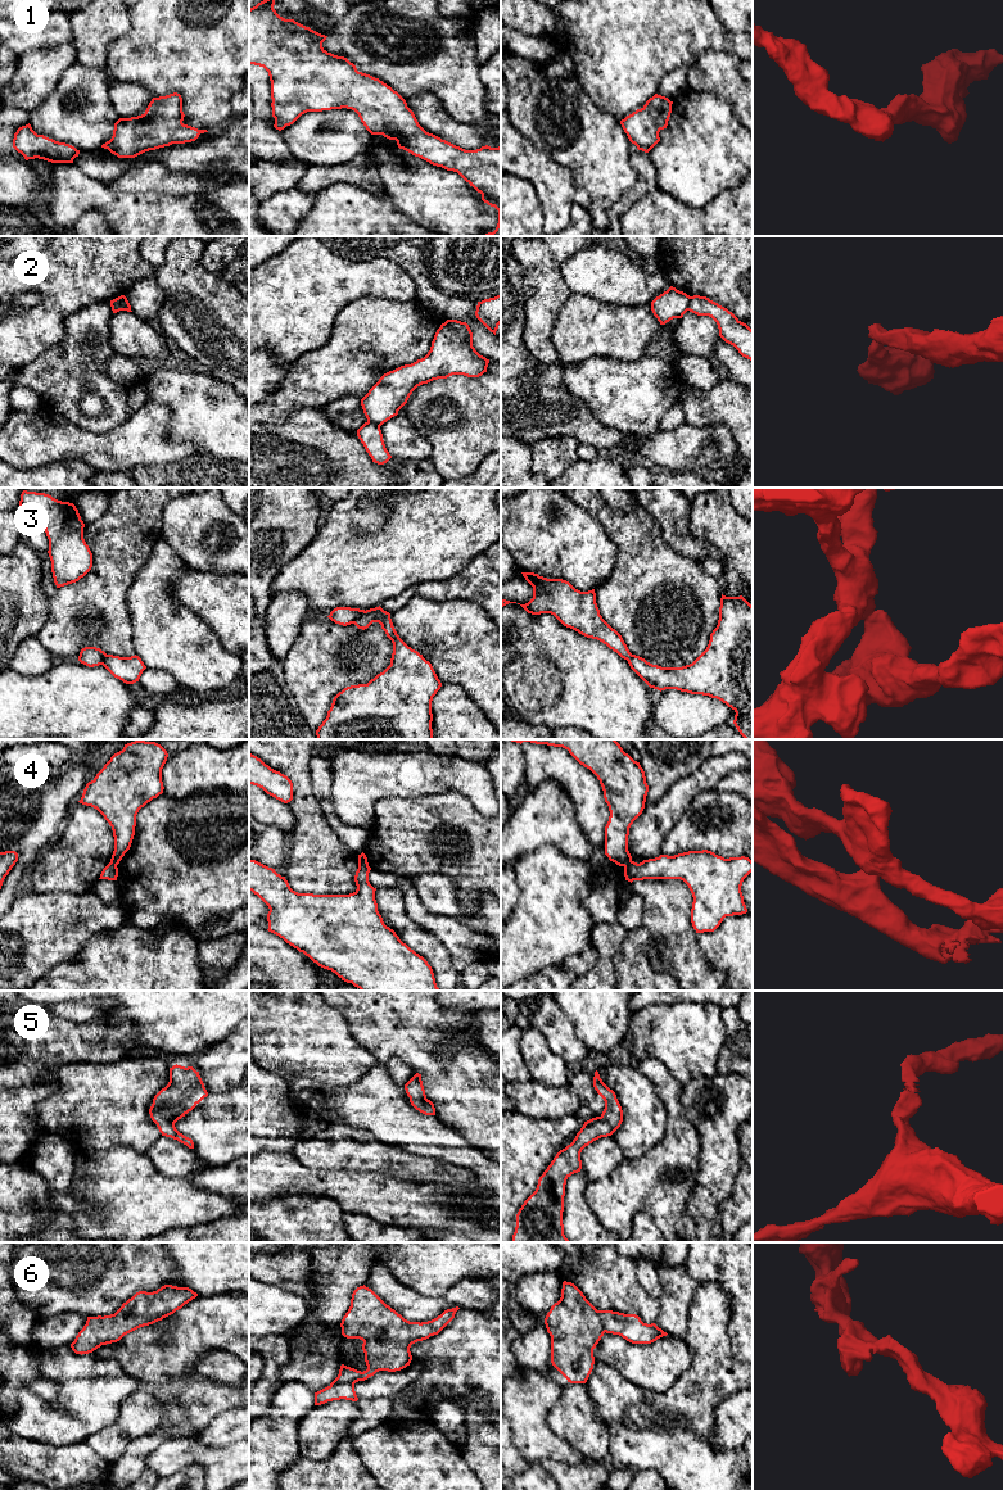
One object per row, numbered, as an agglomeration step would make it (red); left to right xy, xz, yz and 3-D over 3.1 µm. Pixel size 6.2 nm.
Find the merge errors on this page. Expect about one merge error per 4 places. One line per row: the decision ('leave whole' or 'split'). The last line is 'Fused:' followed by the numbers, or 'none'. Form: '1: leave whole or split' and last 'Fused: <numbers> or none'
1: leave whole
2: split
3: split
4: split
5: leave whole
6: leave whole
Fused: 2, 3, 4

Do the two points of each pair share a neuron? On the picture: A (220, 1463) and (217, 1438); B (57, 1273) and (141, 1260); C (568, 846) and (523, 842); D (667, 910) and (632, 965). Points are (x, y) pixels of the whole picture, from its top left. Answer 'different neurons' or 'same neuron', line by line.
A: different neurons
B: same neuron
C: same neuron
D: different neurons

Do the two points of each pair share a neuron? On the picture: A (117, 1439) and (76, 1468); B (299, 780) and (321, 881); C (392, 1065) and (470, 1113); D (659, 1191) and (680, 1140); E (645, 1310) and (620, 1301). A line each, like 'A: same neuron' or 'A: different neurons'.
A: different neurons
B: same neuron
C: different neurons
D: same neuron
E: same neuron

